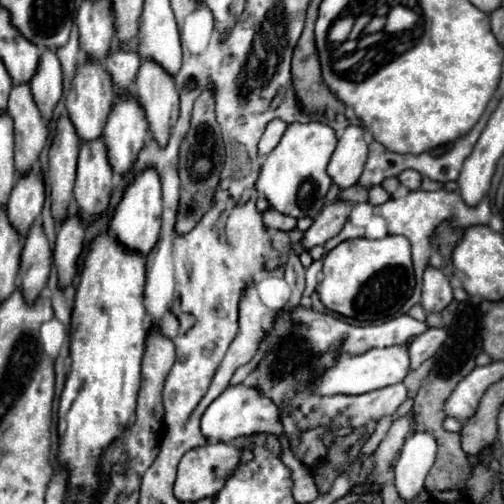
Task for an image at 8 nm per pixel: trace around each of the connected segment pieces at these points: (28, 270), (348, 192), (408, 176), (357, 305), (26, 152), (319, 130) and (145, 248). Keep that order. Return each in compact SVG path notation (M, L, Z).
M34 223L26 235L20 257L20 289L26 301L34 301L44 289L52 267L52 249L40 223Z
M358 183L356 185L342 190L337 198L337 200L349 201L352 203L361 203L368 200L367 189L360 186Z
M406 169L404 173L398 175L398 181L408 189L408 191L416 191L420 189L420 181L422 181L422 175L412 171L412 169Z
M386 235L384 239L348 239L336 245L324 257L324 277L318 285L320 301L326 309L358 321L392 319L408 301L414 289L414 271L410 241L402 235Z
M20 83L12 87L8 113L14 119L16 129L16 171L26 173L38 161L38 155L48 139L48 123L44 121L40 109L36 109L30 93L30 83Z
M318 121L312 123L292 123L288 125L278 147L266 157L260 177L256 181L258 193L262 193L268 203L290 217L316 217L324 207L324 197L332 185L326 165L336 149L334 131Z
M146 167L144 171L134 175L132 183L128 183L128 187L124 189L124 195L122 195L120 203L116 205L114 215L110 219L110 231L128 249L134 249L134 251L140 251L142 255L148 255L158 241L160 225L162 225L160 175L154 167Z

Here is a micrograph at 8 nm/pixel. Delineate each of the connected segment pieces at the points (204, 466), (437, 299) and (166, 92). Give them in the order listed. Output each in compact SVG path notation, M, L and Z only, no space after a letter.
M206 443L202 447L190 449L180 459L176 481L174 481L174 497L182 503L196 503L200 499L214 497L222 489L224 481L234 471L234 467L240 461L248 461L248 459L252 459L250 451L240 451L236 445L230 443Z
M428 265L422 287L422 307L426 309L426 313L440 313L452 303L452 299L452 287L442 269Z
M144 59L136 81L134 93L146 111L152 137L164 147L172 125L178 119L178 89L174 77L164 71L156 61Z

